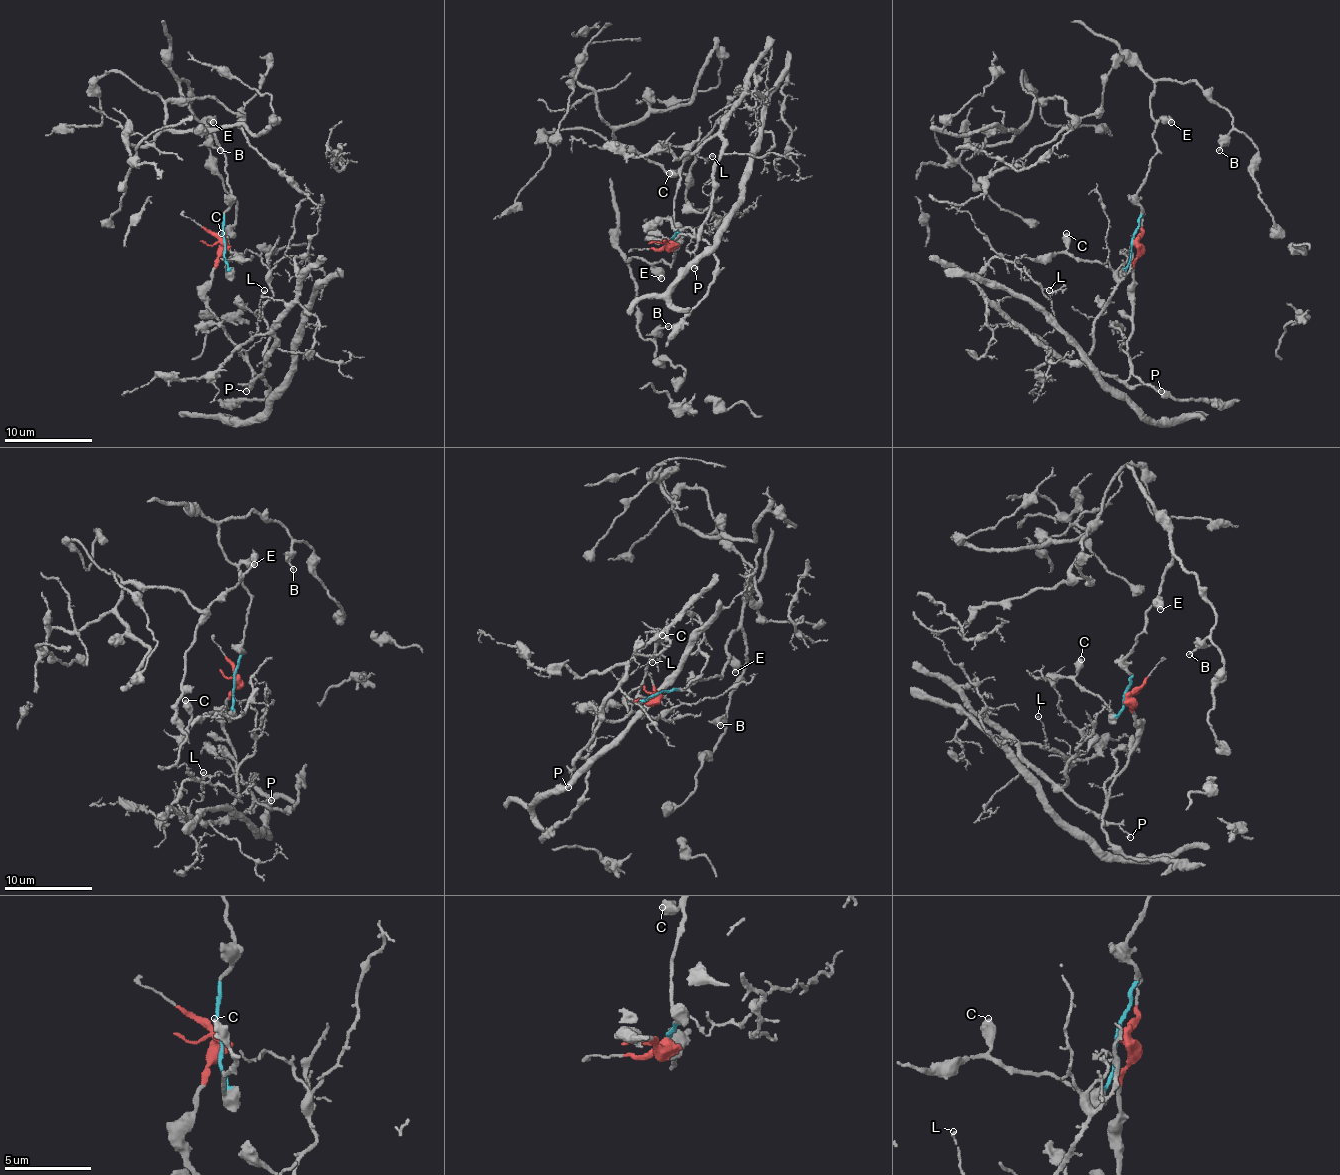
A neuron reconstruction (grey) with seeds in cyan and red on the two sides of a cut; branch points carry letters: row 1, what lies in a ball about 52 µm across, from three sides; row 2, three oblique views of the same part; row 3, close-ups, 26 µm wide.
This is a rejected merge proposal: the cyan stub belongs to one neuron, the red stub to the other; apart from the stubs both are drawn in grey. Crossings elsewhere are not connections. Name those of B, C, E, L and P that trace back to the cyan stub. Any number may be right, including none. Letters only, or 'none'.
B, C, E

